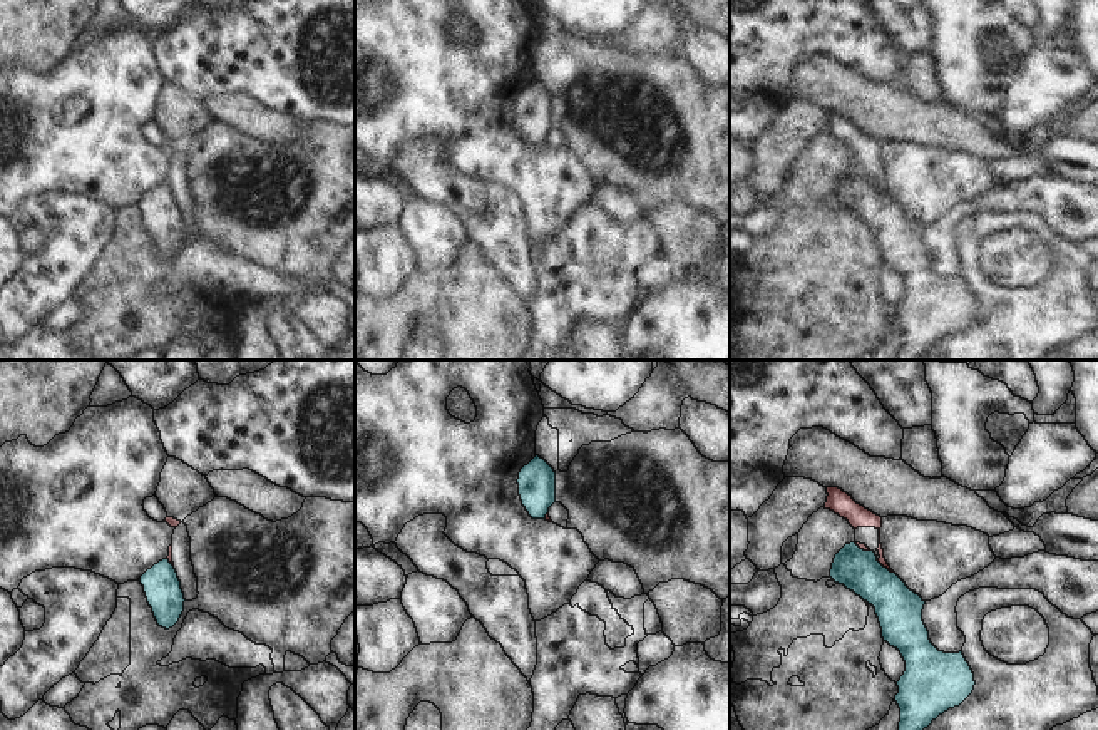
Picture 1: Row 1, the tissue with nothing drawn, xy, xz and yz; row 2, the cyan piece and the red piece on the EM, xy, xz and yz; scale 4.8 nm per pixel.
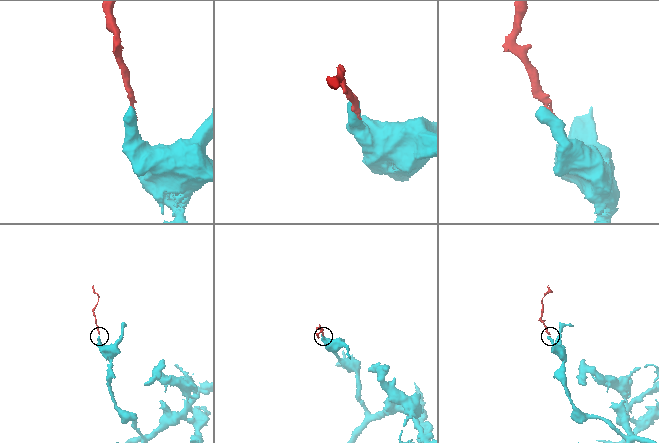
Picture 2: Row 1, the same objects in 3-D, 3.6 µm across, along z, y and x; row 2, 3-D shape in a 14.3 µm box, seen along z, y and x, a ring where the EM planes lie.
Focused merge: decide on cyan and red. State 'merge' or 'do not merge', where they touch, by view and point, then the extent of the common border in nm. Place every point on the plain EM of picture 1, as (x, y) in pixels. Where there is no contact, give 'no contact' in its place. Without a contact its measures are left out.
do not merge; meets cyan in yz at (882, 191); contact 110 nm long

